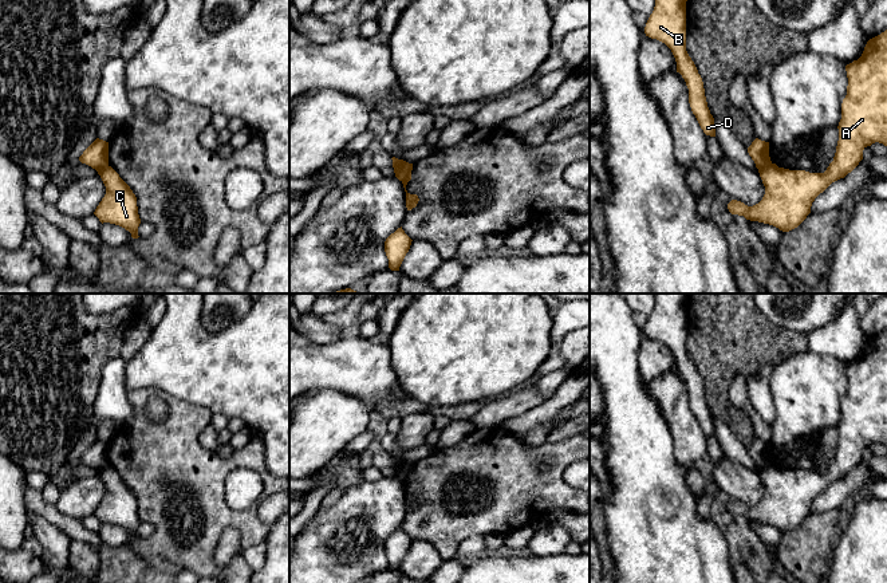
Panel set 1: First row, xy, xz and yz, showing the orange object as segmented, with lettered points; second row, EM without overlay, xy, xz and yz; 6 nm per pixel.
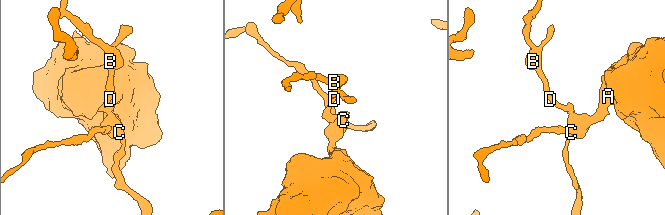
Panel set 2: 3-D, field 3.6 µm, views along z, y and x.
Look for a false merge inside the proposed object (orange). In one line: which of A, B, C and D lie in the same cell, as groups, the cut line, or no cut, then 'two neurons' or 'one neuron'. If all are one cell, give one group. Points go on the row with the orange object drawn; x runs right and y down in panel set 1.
A C / B D | yz (771, 162), (759, 169) | two neurons

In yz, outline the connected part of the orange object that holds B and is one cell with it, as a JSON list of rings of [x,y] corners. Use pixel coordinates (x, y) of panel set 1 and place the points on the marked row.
[[[655,0],[644,34],[665,43],[677,62],[677,72],[689,88],[689,103],[701,129],[706,135],[715,137],[714,118],[707,107],[705,88],[698,70],[686,51],[686,1]]]

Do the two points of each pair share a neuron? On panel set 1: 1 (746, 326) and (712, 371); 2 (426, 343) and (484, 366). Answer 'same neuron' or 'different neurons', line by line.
1: same neuron
2: same neuron

